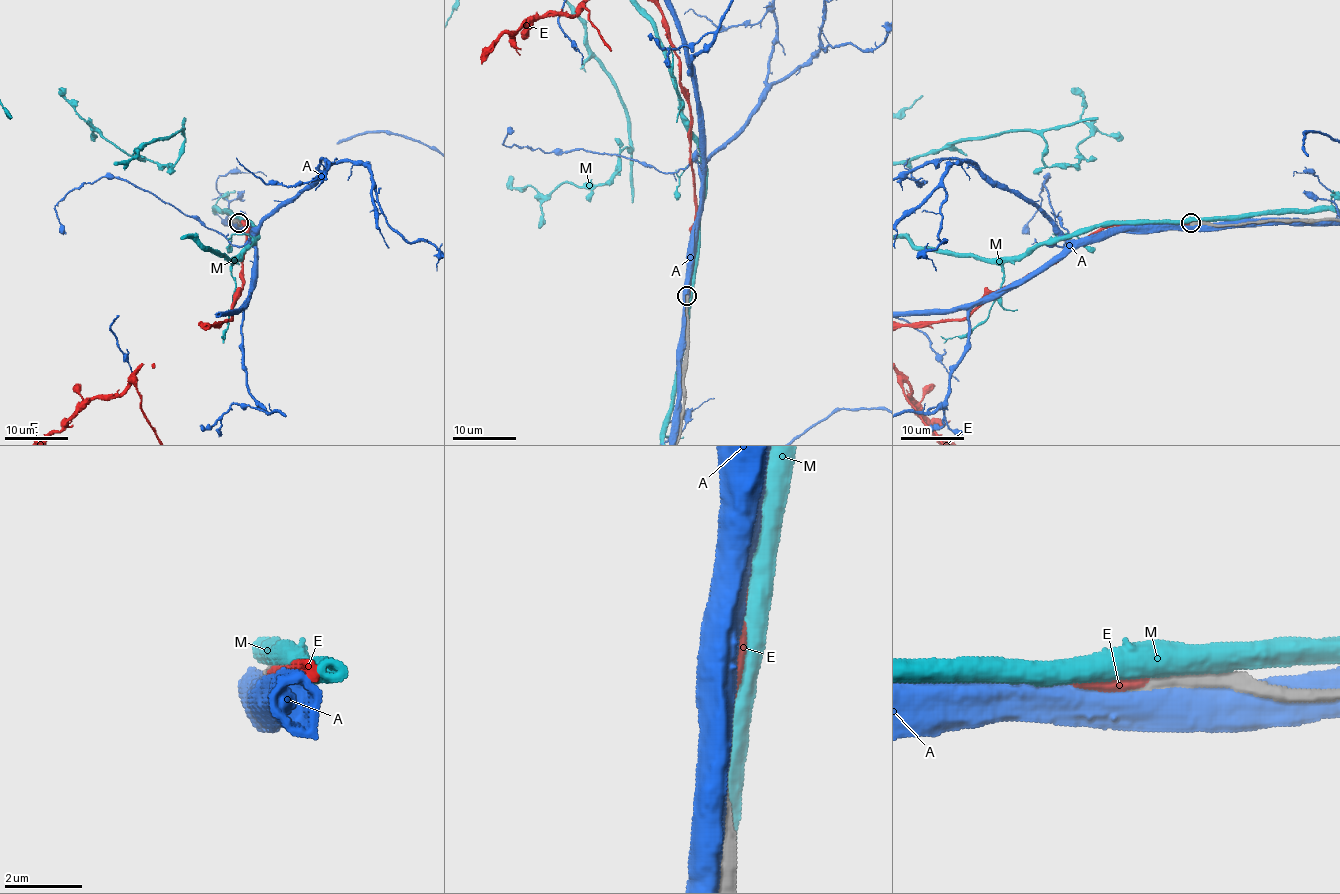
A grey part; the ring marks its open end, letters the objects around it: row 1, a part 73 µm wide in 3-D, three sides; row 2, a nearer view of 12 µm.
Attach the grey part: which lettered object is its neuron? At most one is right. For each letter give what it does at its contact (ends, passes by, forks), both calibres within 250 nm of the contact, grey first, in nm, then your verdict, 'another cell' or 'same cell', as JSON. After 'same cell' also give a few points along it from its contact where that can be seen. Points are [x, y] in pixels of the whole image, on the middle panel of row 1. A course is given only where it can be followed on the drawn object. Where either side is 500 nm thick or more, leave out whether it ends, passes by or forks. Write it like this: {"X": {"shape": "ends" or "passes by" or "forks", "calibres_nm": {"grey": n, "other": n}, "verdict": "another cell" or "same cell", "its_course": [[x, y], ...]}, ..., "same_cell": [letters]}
{"A": {"calibres_nm": {"grey": 360, "other": 750}, "verdict": "another cell"}, "E": {"calibres_nm": {"grey": 400, "other": 500}, "verdict": "same cell"}, "M": {"calibres_nm": {"grey": 360, "other": 550}, "verdict": "another cell"}, "same_cell": ["E"]}

